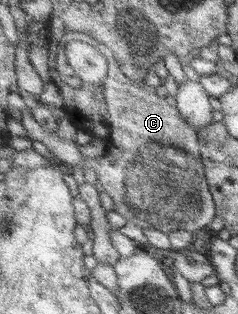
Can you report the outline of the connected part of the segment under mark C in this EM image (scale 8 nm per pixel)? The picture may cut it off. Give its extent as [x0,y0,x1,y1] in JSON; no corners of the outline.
[21,52,218,235]

